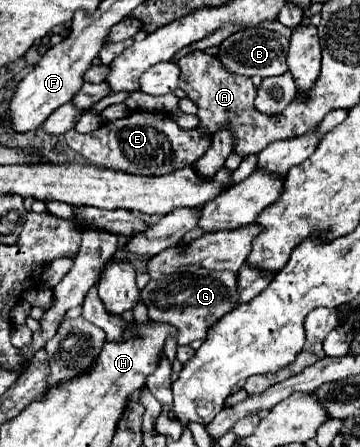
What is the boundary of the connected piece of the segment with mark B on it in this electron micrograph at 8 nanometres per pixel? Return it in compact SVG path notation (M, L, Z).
M255 27L255 29L243 29L243 31L227 37L221 43L221 51L217 57L221 59L223 67L229 69L231 73L239 73L245 77L253 77L253 75L273 77L273 75L283 75L287 71L287 63L285 63L287 51L289 51L289 39L287 37L273 33L269 29Z

